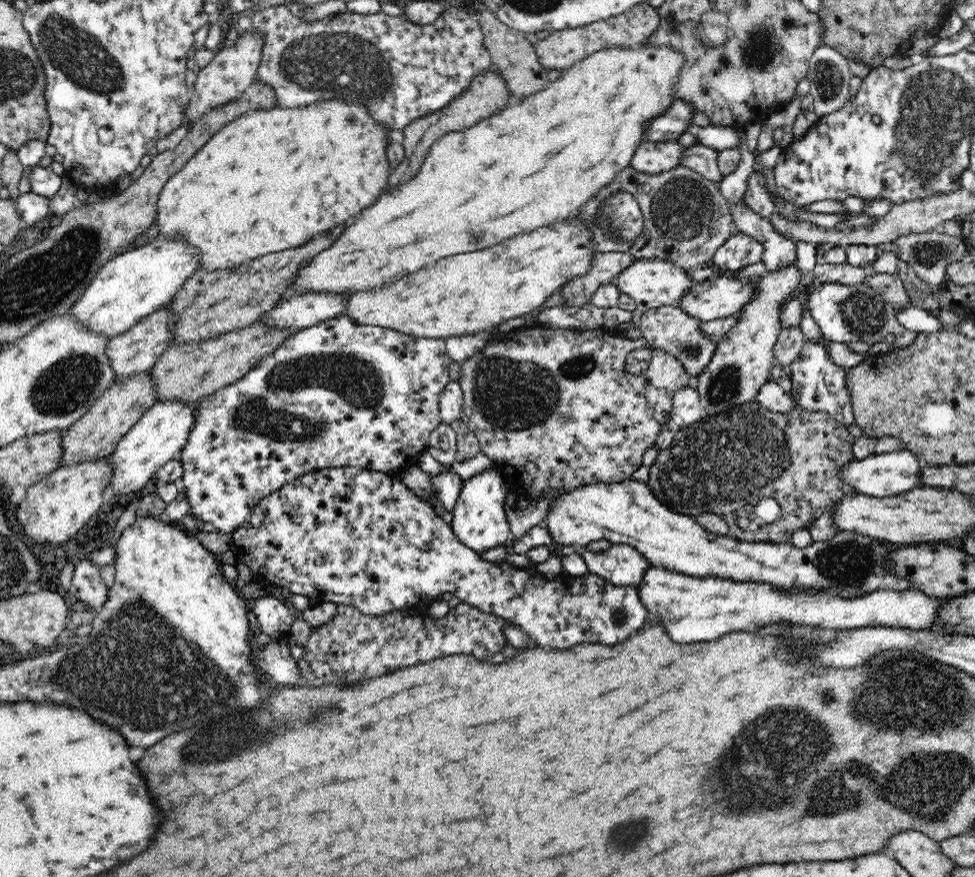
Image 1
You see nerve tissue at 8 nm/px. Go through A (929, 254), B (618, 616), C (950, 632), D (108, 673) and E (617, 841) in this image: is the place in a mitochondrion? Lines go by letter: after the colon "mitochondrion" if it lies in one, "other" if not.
A: mitochondrion
B: mitochondrion
C: other
D: mitochondrion
E: mitochondrion

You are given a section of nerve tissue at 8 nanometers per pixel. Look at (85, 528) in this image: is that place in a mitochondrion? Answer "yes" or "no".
no

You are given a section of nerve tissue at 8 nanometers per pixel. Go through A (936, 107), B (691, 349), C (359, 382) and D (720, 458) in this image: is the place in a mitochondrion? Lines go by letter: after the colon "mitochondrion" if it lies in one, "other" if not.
A: mitochondrion
B: mitochondrion
C: mitochondrion
D: mitochondrion

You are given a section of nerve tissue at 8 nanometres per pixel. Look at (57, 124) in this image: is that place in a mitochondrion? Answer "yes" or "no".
no

